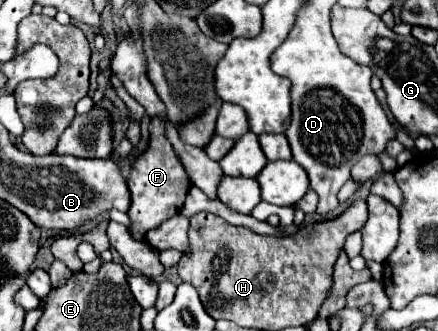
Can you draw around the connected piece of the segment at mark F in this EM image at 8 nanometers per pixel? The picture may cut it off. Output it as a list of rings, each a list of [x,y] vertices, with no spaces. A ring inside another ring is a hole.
[[[153,117],[149,123],[149,147],[137,155],[133,159],[129,177],[127,177],[127,187],[131,193],[131,207],[127,211],[129,219],[131,219],[131,227],[129,233],[133,235],[133,239],[139,239],[159,227],[163,221],[167,221],[169,217],[173,217],[175,213],[181,211],[187,191],[191,189],[191,181],[187,177],[187,171],[183,167],[183,163],[179,161],[173,145],[167,141],[165,135],[165,121],[163,117]]]

